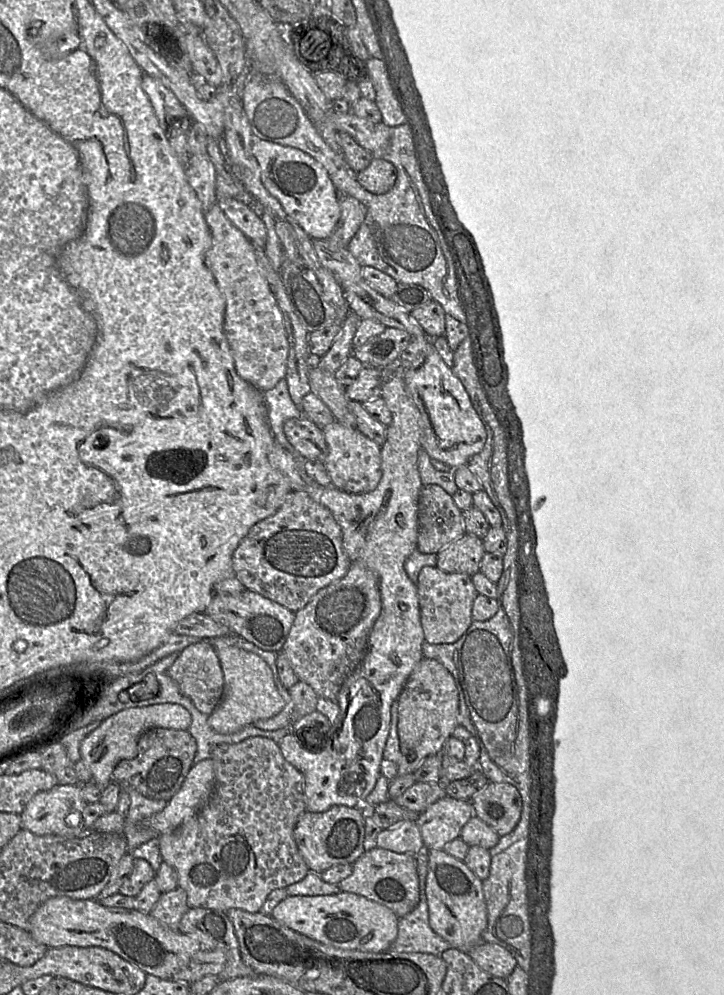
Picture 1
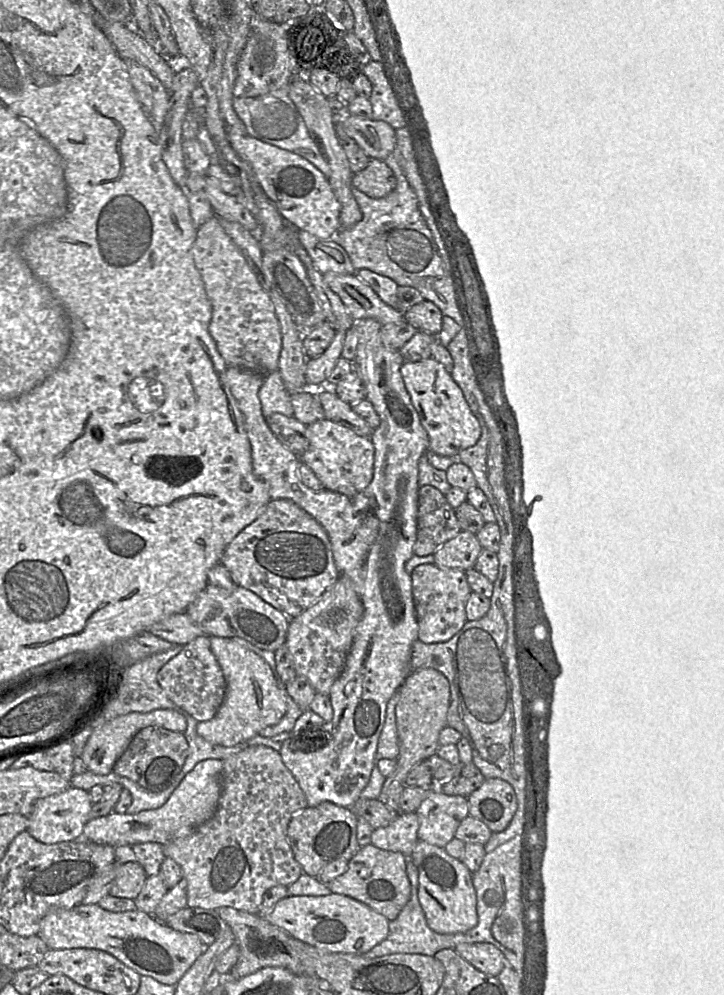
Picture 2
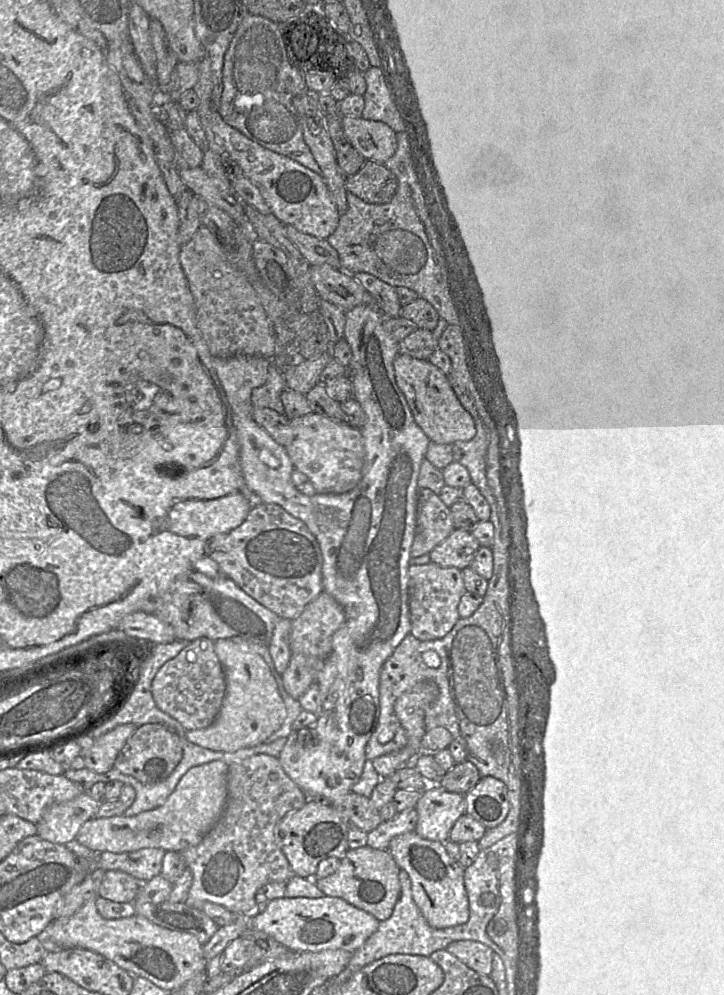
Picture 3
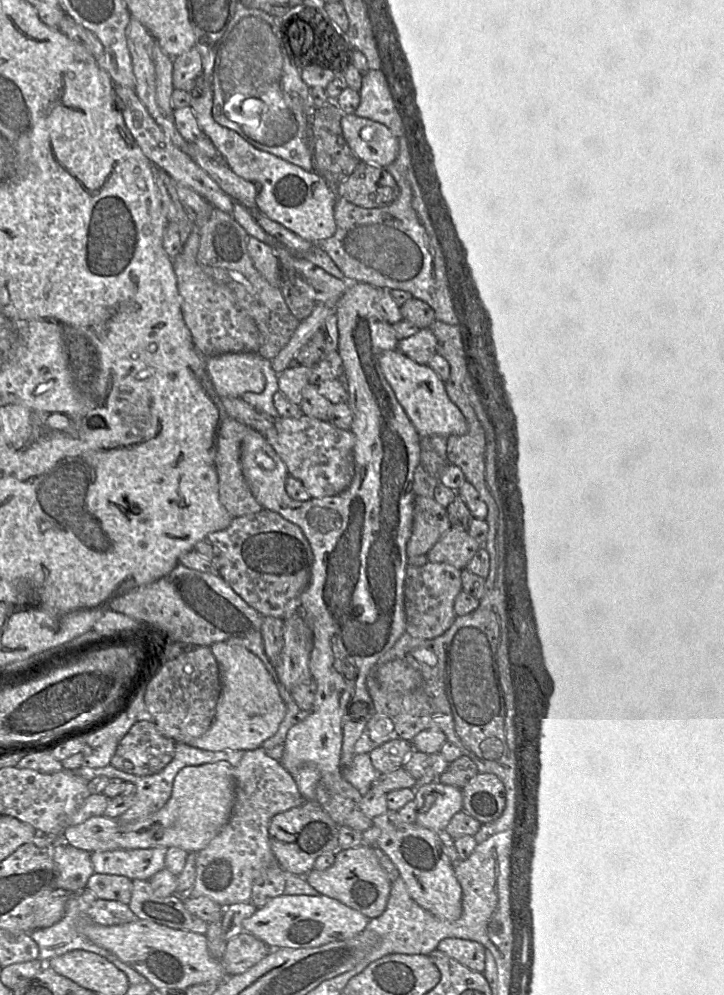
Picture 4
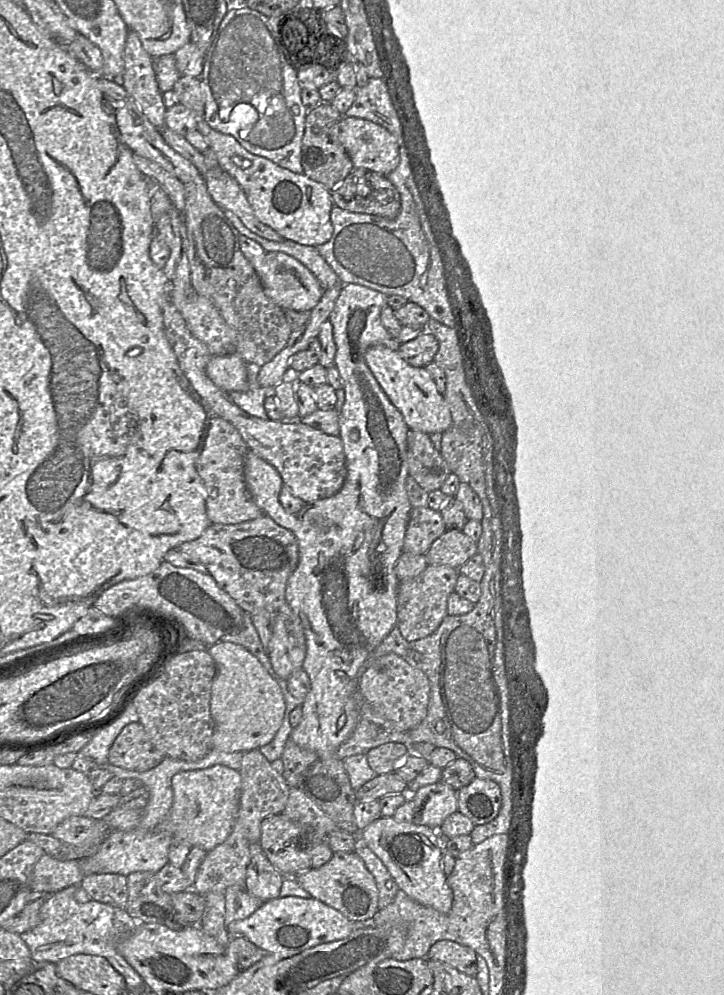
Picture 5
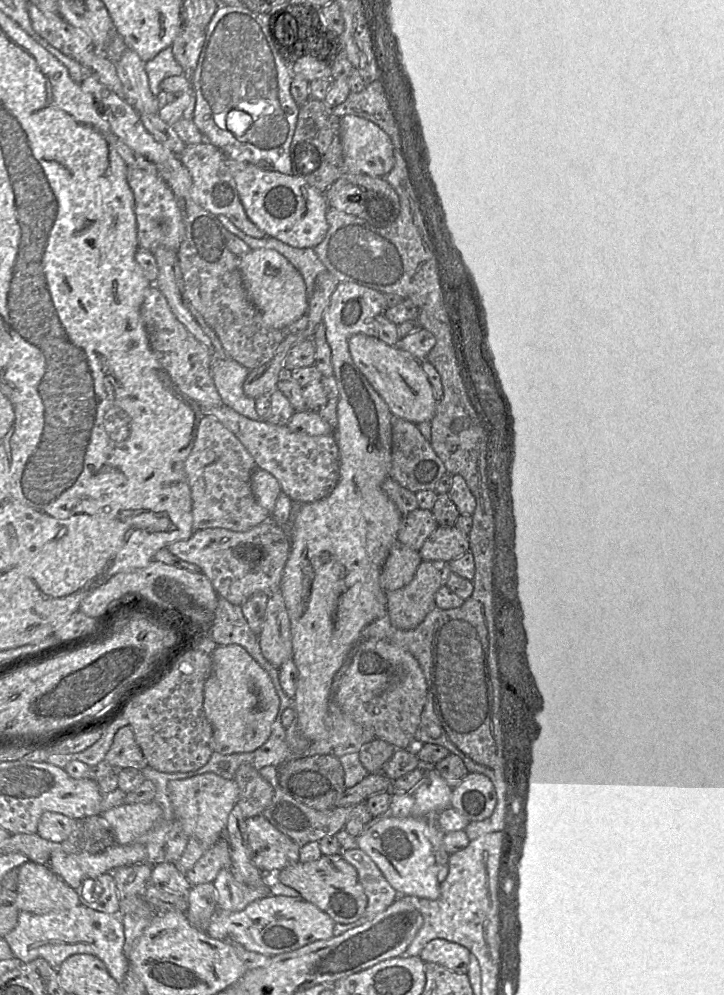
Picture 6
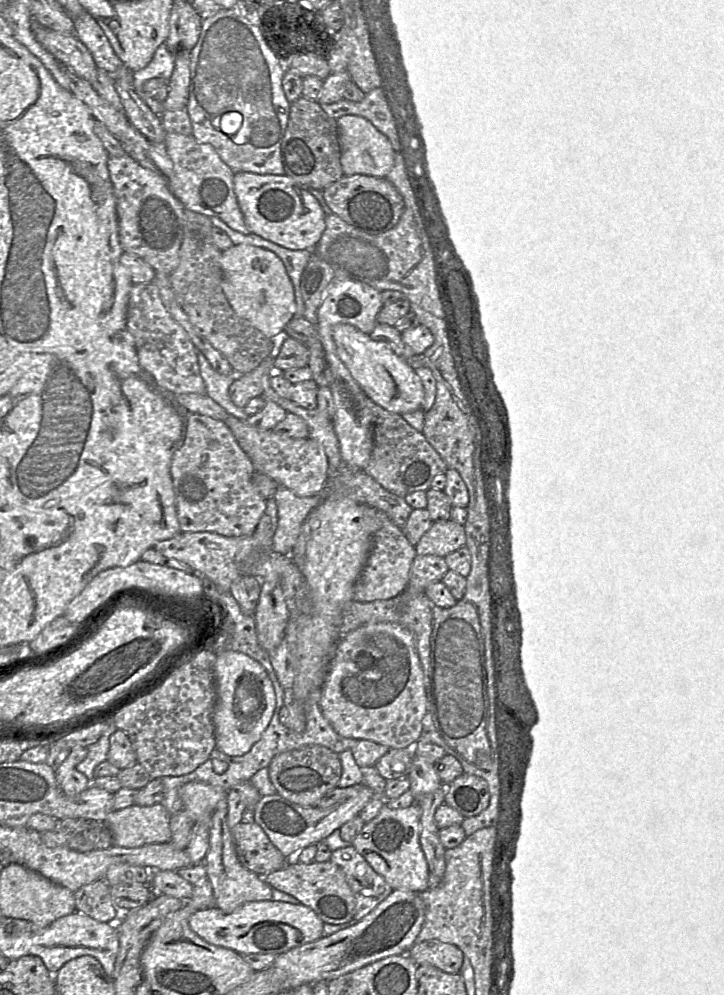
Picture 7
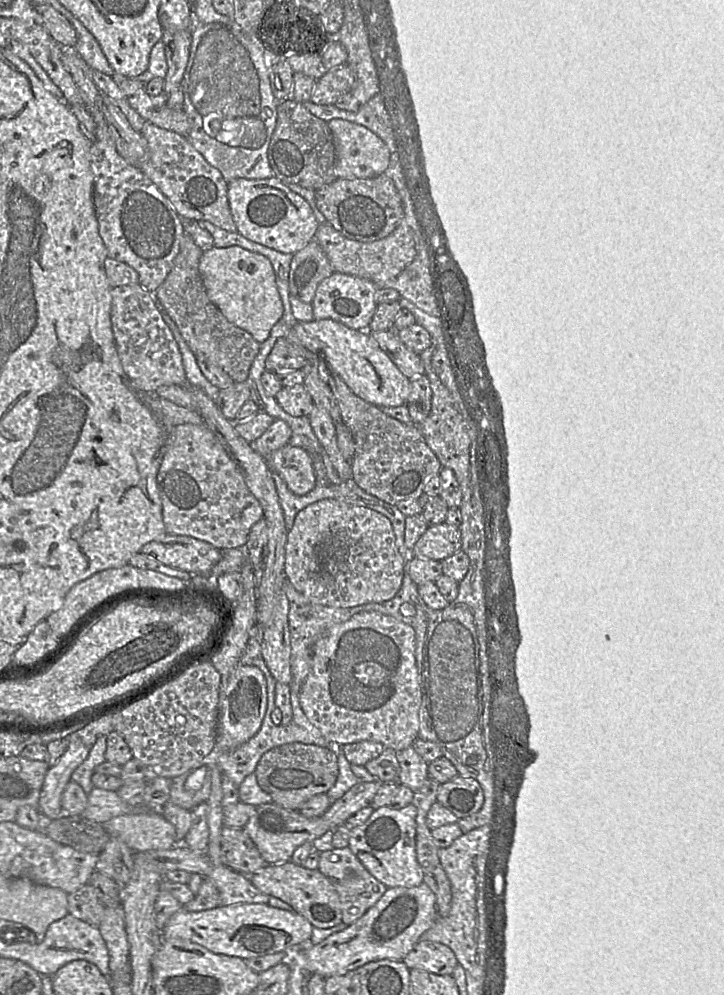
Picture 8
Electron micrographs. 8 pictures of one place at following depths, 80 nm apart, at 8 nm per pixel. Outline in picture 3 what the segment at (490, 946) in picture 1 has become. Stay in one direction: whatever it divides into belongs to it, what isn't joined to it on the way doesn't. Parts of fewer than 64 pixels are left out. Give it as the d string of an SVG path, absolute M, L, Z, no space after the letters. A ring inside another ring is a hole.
M458 940L451 942L445 949L478 974L491 974L494 951L485 944Z

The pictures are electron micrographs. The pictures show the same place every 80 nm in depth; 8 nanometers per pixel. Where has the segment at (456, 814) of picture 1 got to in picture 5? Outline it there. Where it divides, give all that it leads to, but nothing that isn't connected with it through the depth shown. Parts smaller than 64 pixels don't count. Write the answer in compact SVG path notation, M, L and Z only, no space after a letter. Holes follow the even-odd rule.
M442 781L418 788L410 795L414 801L412 823L439 829L449 815L458 811L457 791Z

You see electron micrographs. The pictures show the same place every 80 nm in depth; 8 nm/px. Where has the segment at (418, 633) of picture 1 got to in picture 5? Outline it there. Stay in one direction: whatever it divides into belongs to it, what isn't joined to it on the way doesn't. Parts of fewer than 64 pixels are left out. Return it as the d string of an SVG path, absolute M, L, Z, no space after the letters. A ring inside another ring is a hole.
M341 284L340 293L328 317L336 346L334 365L339 371L345 392L339 410L338 434L343 444L347 469L342 488L330 497L306 502L299 511L289 513L279 502L283 481L275 467L251 451L245 459L244 476L253 501L278 525L290 530L298 542L299 561L288 579L285 598L298 615L304 630L307 649L302 669L309 676L311 688L299 705L302 718L289 738L299 747L315 752L321 759L336 757L338 748L355 730L360 719L360 669L397 624L400 580L395 567L403 552L404 535L412 509L406 491L409 477L409 427L382 390L364 358L367 349L374 345L384 345L396 351L399 349L400 343L391 338L380 319L387 297L359 284ZM235 353L212 356L206 372L225 393L248 389L247 364Z

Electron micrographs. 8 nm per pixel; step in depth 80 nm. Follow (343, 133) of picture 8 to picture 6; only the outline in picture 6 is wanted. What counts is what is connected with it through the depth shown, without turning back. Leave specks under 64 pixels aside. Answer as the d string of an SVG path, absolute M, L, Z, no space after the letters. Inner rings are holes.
M346 115L339 119L339 133L346 173L385 177L395 164L394 148L389 136L376 124L364 118Z

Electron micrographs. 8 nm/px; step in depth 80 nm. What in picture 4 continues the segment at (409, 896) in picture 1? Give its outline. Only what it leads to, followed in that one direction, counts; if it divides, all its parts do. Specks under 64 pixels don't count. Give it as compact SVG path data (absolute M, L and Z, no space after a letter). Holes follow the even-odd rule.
M367 846L338 851L331 867L323 871L312 869L305 879L320 896L335 900L368 919L377 918L384 912L391 891L391 883L379 862L378 851L376 847Z

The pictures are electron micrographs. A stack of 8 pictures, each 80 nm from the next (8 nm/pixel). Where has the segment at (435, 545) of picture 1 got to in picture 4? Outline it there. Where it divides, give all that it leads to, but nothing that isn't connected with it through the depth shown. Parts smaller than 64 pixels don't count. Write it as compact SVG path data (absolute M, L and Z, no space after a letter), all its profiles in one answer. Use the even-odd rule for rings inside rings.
M416 496L412 533L406 546L407 556L427 555L450 527L446 508L433 497Z

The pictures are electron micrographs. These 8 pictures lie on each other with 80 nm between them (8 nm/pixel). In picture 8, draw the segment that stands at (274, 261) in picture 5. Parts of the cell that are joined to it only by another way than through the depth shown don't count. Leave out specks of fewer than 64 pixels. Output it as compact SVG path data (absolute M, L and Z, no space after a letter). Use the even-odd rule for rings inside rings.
M239 246L210 248L203 251L199 272L208 298L236 326L249 332L262 343L281 319L284 307L276 276L269 259Z

